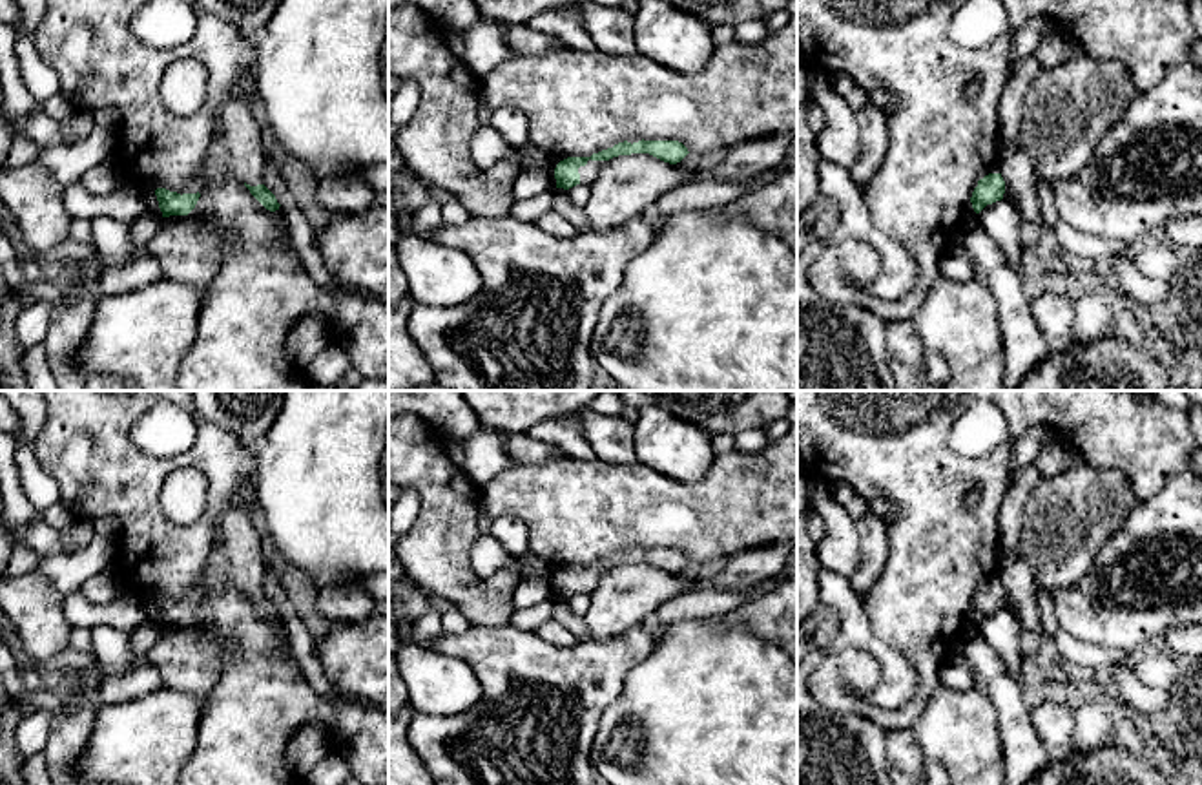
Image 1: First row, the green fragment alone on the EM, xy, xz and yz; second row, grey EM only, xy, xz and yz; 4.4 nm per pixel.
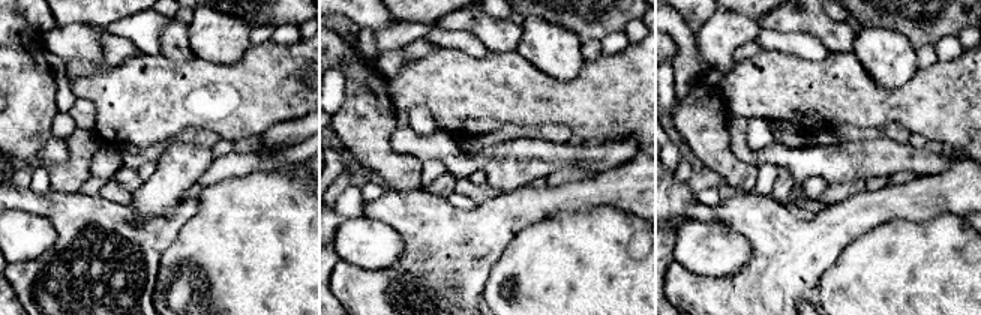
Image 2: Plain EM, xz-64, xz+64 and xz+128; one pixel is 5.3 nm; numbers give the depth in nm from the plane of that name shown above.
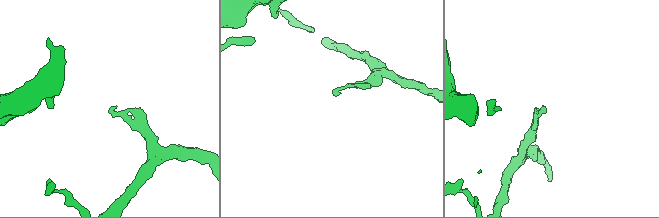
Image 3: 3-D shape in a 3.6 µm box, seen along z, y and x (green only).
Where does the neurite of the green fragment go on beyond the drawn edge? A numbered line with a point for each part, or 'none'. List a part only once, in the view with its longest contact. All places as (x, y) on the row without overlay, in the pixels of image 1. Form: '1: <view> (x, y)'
1: xz (590, 581)

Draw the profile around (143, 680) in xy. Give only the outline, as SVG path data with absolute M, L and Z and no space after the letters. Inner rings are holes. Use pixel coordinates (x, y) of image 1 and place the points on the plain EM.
M139 663L128 674L104 677L91 692L95 705L117 705L164 688L164 681L153 665Z

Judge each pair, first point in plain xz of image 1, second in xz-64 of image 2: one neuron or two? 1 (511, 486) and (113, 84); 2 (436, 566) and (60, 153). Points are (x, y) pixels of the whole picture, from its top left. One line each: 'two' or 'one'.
1: one
2: two

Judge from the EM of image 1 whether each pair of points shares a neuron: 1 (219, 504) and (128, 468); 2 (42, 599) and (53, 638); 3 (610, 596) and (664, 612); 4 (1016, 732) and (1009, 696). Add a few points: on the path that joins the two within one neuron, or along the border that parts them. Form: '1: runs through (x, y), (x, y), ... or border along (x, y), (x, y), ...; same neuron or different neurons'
1: runs through (216, 475), (201, 460), (179, 460), (157, 468); same neuron
2: runs through (42, 608), (44, 628); same neuron
3: border along (694, 588), (670, 597), (653, 612); different neurons
4: runs through (1015, 723), (1009, 705); same neuron

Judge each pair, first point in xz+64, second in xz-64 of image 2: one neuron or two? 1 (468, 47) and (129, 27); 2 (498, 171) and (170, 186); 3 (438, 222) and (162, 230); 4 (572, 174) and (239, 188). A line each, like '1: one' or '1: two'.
1: one
2: one
3: one
4: two

